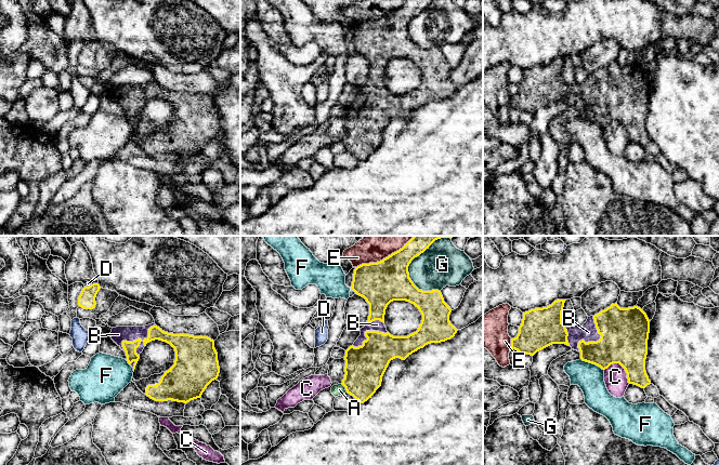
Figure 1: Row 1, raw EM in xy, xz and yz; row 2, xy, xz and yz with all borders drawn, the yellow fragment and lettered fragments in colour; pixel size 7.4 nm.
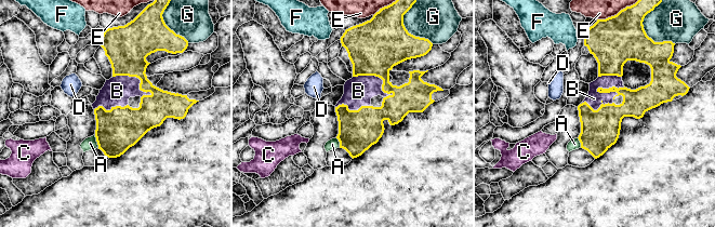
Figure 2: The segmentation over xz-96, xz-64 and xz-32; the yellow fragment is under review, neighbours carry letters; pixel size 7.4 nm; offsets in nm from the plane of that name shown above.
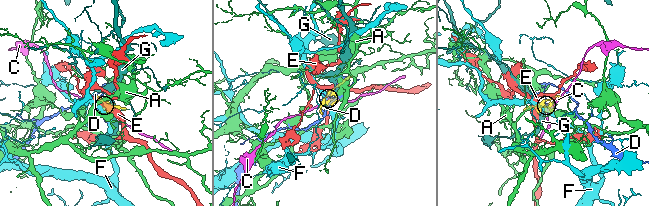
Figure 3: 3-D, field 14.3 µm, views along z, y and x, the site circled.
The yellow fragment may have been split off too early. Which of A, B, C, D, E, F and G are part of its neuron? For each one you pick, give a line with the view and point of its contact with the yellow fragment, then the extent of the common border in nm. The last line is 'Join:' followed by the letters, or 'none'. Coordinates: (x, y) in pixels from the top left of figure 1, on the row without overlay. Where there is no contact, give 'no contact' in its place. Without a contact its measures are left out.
B: contact xy (138, 96); length 300 nm
Join: B

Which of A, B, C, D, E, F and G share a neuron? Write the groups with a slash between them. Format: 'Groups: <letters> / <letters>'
Groups: A / B / C / D / E / F / G

